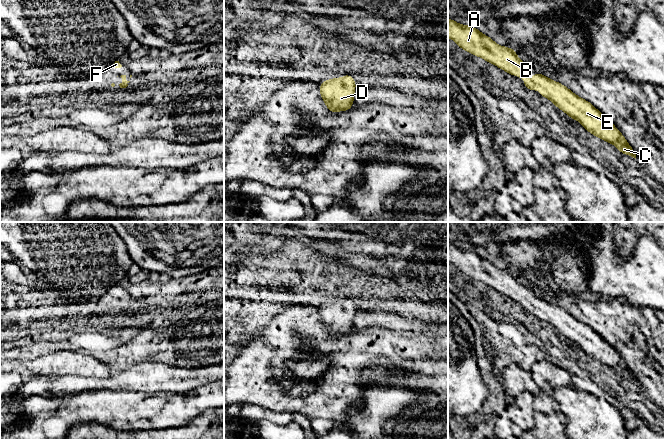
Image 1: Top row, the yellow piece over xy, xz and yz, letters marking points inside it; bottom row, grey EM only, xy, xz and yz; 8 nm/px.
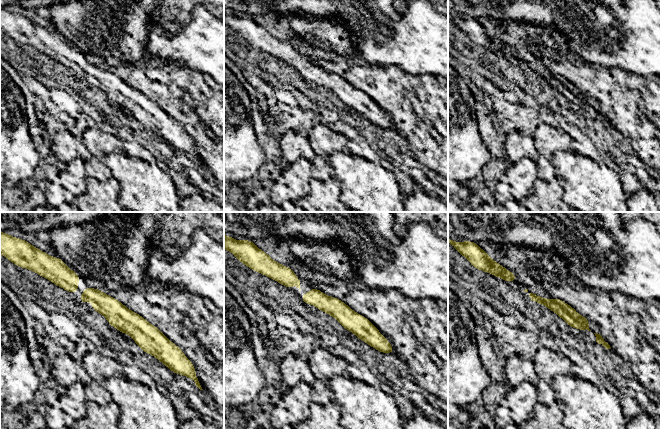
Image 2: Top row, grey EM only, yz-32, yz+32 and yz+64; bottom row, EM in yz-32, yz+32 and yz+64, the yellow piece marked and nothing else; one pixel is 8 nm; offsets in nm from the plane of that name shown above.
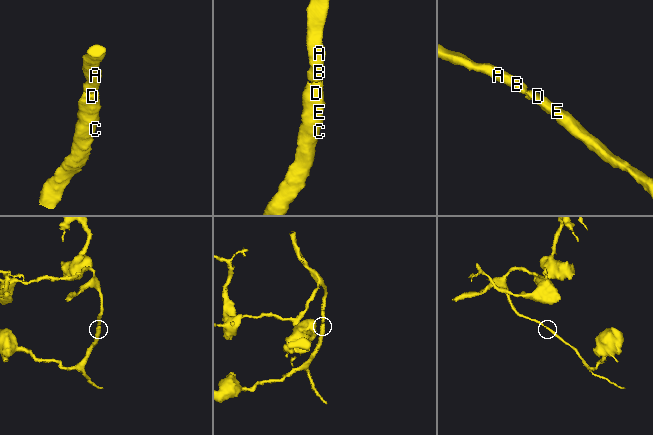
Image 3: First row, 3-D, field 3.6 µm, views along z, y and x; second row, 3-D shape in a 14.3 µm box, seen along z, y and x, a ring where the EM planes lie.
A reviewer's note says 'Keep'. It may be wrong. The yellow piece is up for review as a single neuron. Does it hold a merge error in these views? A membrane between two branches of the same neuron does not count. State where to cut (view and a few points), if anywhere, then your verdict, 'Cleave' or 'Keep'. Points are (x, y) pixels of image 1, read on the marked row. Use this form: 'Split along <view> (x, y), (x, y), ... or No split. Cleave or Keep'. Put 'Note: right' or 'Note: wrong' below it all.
No split. Keep
Note: right

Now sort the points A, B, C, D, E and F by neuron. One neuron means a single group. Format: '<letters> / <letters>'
A B C D E F

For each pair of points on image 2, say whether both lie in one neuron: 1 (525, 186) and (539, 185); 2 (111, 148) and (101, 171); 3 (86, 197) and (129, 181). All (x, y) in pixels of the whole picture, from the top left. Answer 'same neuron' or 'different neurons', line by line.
1: different neurons
2: same neuron
3: different neurons

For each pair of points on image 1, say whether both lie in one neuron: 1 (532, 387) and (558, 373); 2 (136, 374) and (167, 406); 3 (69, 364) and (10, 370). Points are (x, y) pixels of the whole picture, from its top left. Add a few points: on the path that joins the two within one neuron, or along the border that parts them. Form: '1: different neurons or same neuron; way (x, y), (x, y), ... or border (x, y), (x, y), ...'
1: different neurons; border (529, 371), (539, 389), (534, 396)
2: different neurons; border (129, 392), (174, 392), (176, 394)
3: same neuron; way (54, 364), (25, 369)

